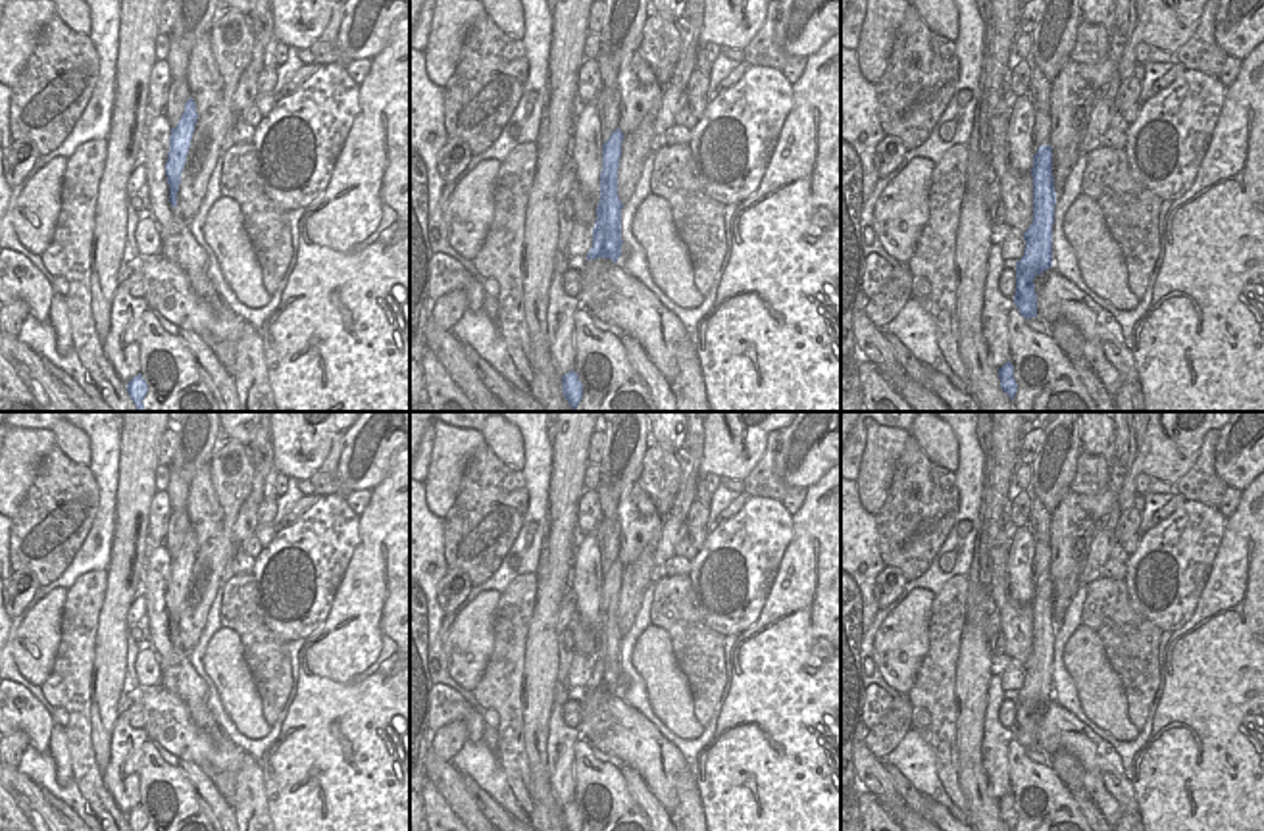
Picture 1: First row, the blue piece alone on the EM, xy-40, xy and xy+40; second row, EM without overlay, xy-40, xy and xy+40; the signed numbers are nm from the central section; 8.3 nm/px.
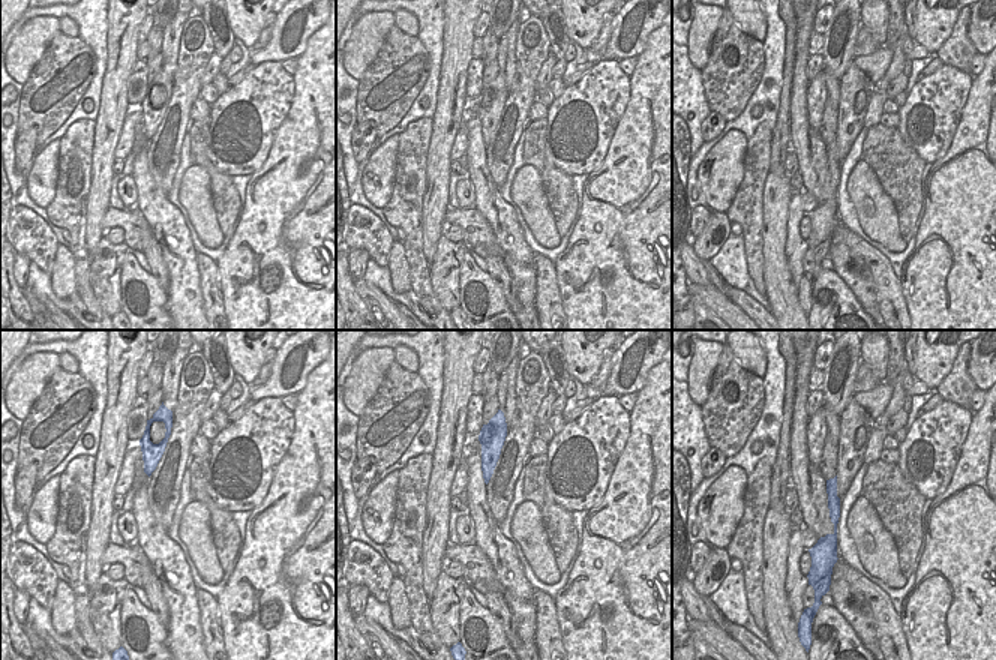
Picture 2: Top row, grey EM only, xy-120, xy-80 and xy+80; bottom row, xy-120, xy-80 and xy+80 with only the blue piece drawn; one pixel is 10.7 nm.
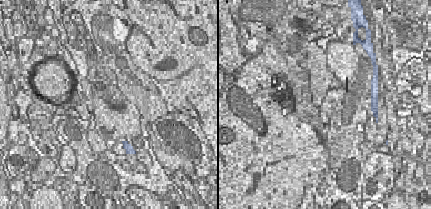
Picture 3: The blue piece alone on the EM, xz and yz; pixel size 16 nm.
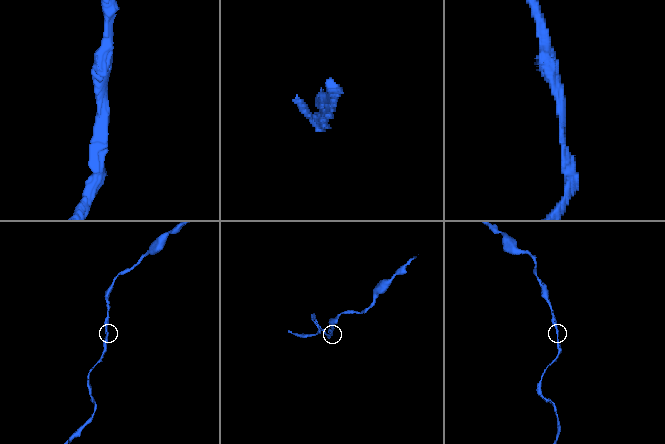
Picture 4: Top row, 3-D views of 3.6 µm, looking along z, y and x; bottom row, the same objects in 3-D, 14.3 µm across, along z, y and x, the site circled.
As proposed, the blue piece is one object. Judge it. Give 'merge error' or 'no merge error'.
no merge error

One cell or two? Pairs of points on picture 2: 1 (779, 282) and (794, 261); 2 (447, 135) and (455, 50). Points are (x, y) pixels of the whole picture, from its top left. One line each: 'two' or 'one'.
1: two
2: one

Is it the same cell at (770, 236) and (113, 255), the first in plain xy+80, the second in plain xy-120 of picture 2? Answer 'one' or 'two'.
two

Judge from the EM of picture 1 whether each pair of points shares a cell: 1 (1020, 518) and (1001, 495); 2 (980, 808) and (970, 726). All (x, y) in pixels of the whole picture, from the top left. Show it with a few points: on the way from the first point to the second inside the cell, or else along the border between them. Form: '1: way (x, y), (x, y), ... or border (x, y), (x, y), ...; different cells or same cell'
1: border (1018, 489), (1009, 501); different cells
2: way (974, 787), (970, 747); same cell

